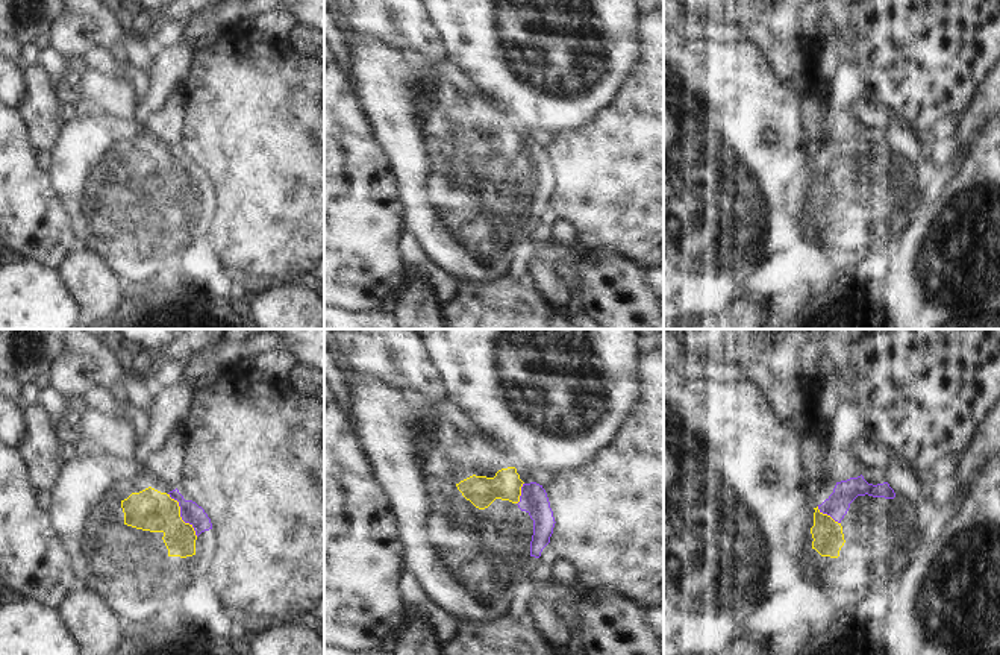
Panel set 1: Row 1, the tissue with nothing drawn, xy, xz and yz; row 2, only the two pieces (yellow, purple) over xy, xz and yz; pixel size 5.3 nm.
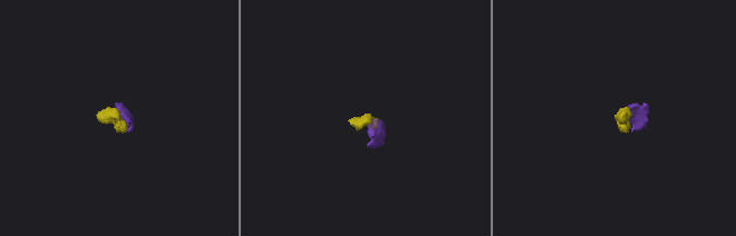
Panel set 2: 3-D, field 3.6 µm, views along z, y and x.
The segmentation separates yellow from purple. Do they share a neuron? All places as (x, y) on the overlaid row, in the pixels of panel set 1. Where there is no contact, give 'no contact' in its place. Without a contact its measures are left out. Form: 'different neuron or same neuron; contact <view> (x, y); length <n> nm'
different neuron; contact xy (179, 514); length 280 nm

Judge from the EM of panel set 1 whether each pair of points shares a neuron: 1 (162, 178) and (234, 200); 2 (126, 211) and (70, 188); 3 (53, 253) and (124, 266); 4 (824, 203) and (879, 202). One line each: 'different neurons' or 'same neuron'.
1: different neurons
2: same neuron
3: different neurons
4: same neuron

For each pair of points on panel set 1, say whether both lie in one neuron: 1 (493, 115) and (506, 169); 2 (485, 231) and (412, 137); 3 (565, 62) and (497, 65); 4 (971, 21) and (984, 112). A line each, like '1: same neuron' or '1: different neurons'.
1: same neuron
2: same neuron
3: same neuron
4: different neurons

